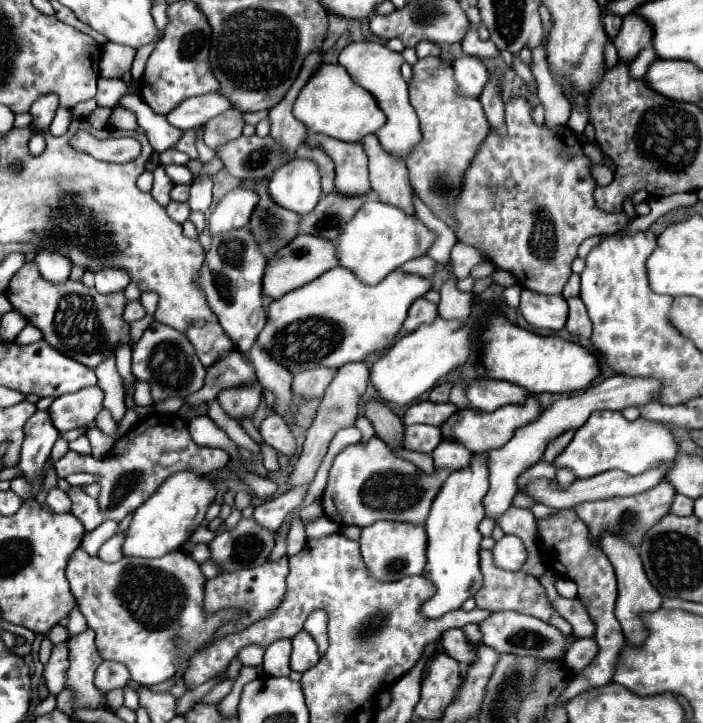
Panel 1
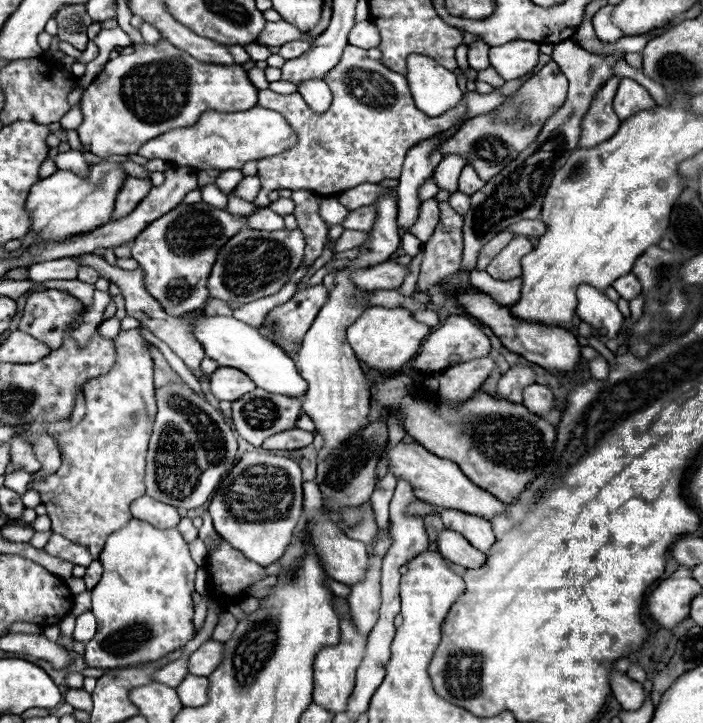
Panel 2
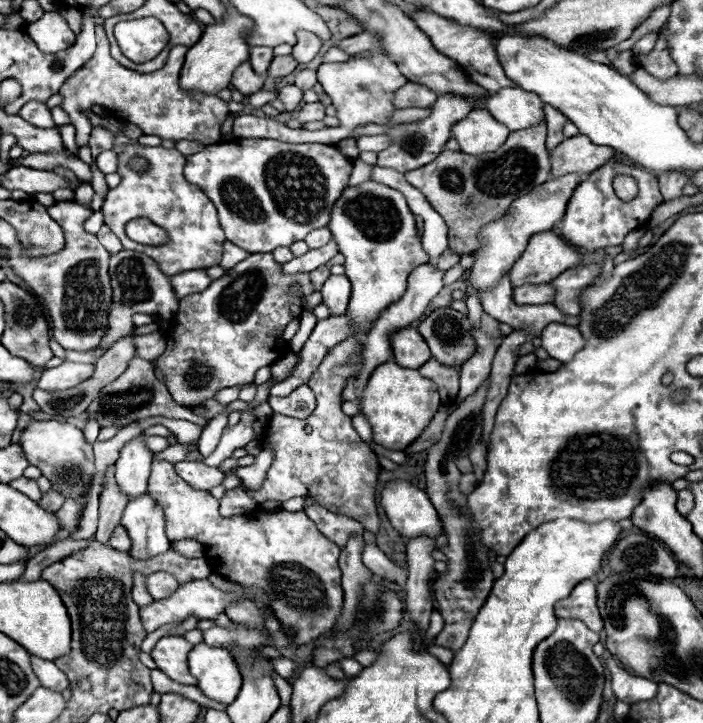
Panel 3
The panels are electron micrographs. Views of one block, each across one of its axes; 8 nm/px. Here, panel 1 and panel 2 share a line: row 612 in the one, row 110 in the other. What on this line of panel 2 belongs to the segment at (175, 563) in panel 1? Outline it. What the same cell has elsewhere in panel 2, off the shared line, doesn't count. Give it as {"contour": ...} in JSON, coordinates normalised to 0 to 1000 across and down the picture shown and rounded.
{"contour":[[[242,58],[222,61],[191,61],[191,72],[182,77],[168,77],[156,83],[148,97],[137,105],[137,111],[125,119],[117,133],[117,158],[119,169],[111,177],[114,196],[122,210],[154,219],[162,213],[191,213],[196,205],[233,185],[233,180],[245,180],[250,174],[270,174],[284,163],[290,152],[350,152],[353,147],[364,147],[367,124],[356,116],[350,97],[344,91],[313,91],[282,86],[270,75],[250,69]]]}

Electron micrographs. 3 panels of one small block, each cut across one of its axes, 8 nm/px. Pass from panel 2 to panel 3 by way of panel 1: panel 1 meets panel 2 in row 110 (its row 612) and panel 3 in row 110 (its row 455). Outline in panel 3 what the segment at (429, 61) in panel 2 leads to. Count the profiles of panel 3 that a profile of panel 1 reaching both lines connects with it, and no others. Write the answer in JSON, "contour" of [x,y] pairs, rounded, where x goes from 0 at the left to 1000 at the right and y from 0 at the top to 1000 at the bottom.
{"contour":[[[671,152],[666,163],[643,174],[643,185],[660,213],[683,216],[706,210],[723,191],[725,180],[694,158],[694,152]]]}

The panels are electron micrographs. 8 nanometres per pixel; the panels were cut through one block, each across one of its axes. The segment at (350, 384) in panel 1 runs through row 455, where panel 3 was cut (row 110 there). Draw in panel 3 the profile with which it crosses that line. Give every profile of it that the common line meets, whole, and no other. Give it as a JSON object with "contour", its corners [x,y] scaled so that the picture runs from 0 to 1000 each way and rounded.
{"contour":[[[447,141],[447,144],[432,144],[430,152],[424,155],[424,163],[427,169],[444,169],[444,166],[458,166],[464,160],[464,147],[455,144],[455,141]]]}

